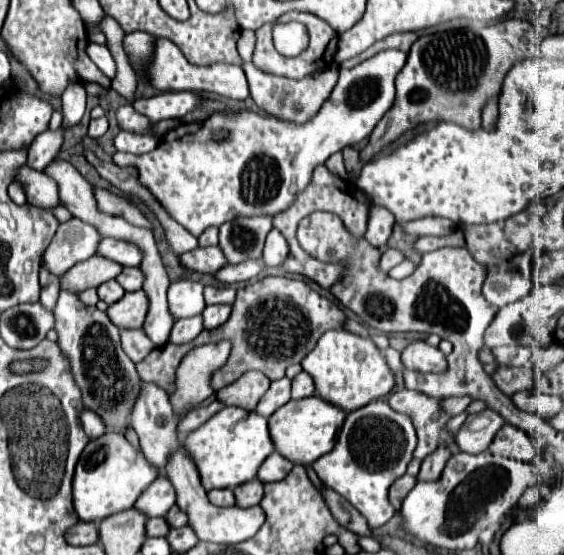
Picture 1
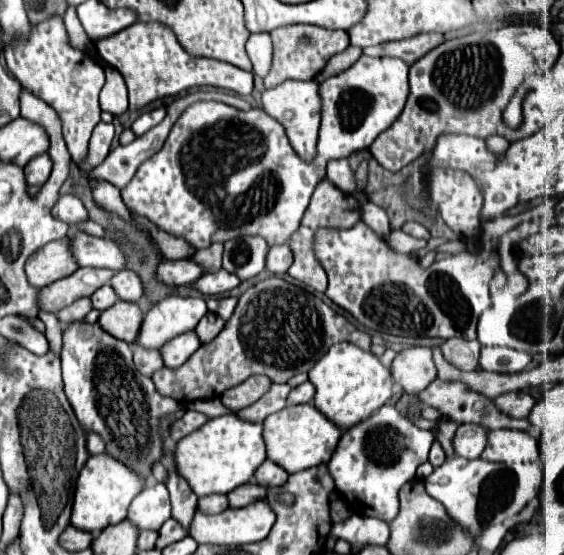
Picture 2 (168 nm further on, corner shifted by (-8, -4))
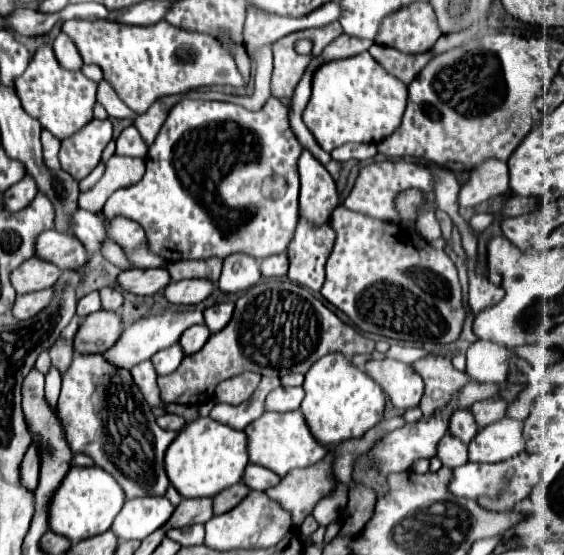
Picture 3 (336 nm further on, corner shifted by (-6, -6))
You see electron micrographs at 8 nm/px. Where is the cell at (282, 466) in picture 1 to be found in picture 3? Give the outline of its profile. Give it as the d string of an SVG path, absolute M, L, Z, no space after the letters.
M248 464L246 466L246 474L242 476L244 484L250 488L250 490L268 490L272 486L276 486L280 482L280 476L270 472L268 468L264 466L258 466L258 464Z

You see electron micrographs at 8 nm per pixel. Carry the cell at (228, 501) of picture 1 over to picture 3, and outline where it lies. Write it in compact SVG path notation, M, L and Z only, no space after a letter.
M194 498L194 500L182 500L174 514L170 516L170 522L166 522L164 530L170 530L170 526L192 526L198 522L208 522L212 518L212 500L210 498Z

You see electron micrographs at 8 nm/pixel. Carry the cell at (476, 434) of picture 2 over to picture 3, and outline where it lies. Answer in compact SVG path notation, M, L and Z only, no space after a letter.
M446 434L442 442L438 442L436 458L446 468L458 468L468 462L468 446L462 444L458 438L454 438L452 434Z

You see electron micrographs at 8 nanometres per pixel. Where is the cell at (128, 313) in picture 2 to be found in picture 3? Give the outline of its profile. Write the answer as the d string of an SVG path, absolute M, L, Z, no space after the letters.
M98 310L82 320L74 336L74 350L78 350L80 354L102 354L118 340L120 332L120 316L114 312Z

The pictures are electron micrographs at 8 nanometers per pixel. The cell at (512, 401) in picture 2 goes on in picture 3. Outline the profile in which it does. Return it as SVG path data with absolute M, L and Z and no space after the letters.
M488 398L482 402L476 402L470 406L470 412L474 414L474 420L478 422L480 428L500 420L506 416L506 406L508 402L504 398Z

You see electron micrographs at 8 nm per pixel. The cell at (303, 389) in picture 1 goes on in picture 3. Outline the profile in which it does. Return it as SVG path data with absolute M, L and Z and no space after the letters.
M280 386L278 390L272 390L272 392L266 396L266 410L274 410L274 412L298 410L302 398L304 398L304 390L302 390L302 388Z

